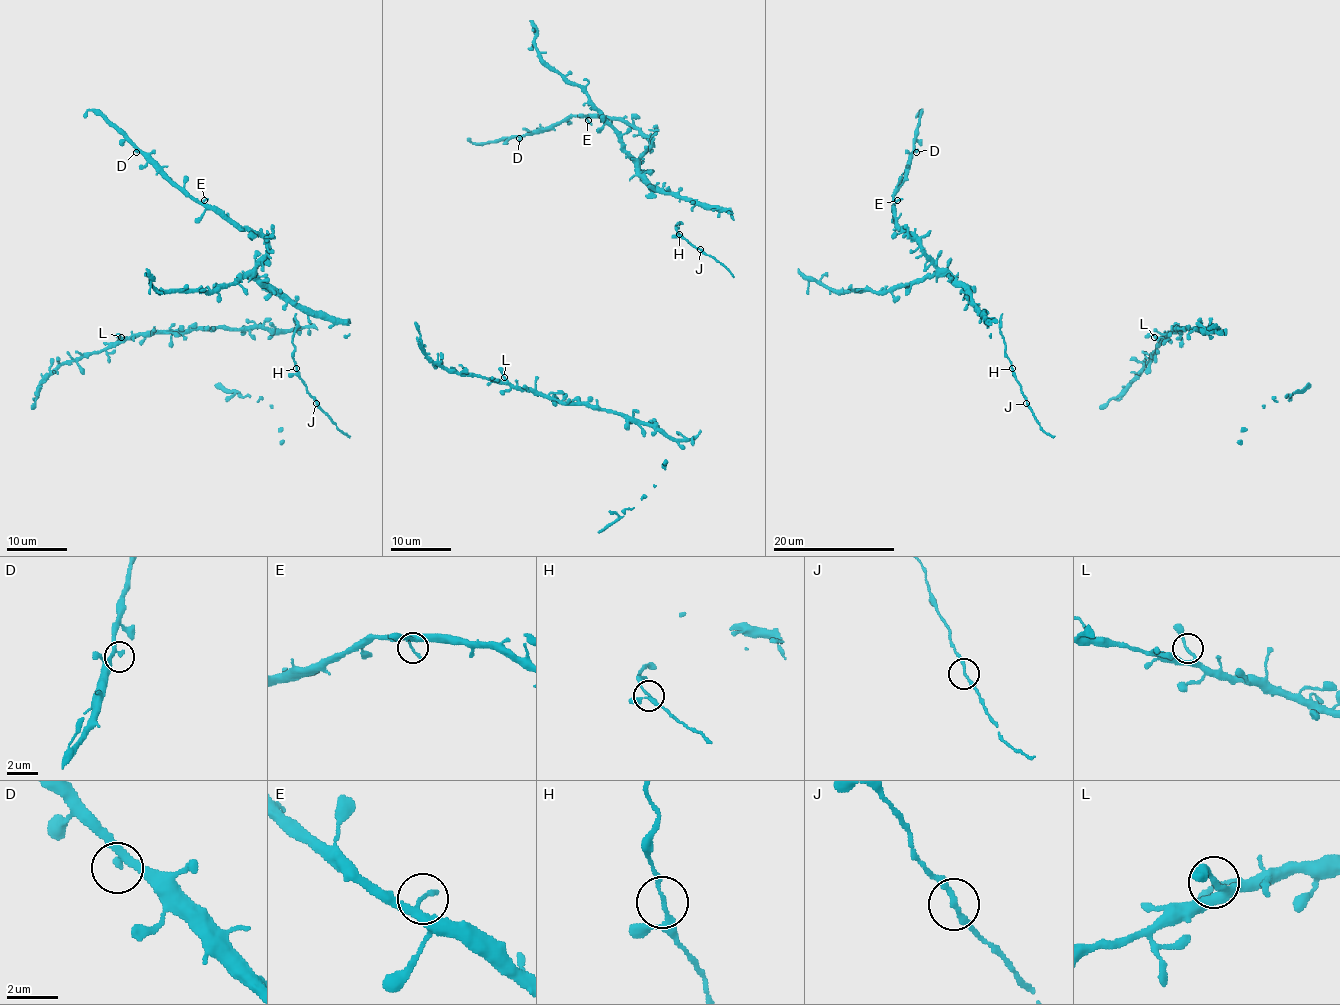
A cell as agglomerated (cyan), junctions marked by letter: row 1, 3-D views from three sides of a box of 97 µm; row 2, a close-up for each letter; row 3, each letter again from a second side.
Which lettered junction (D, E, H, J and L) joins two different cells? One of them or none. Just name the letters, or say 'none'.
none

